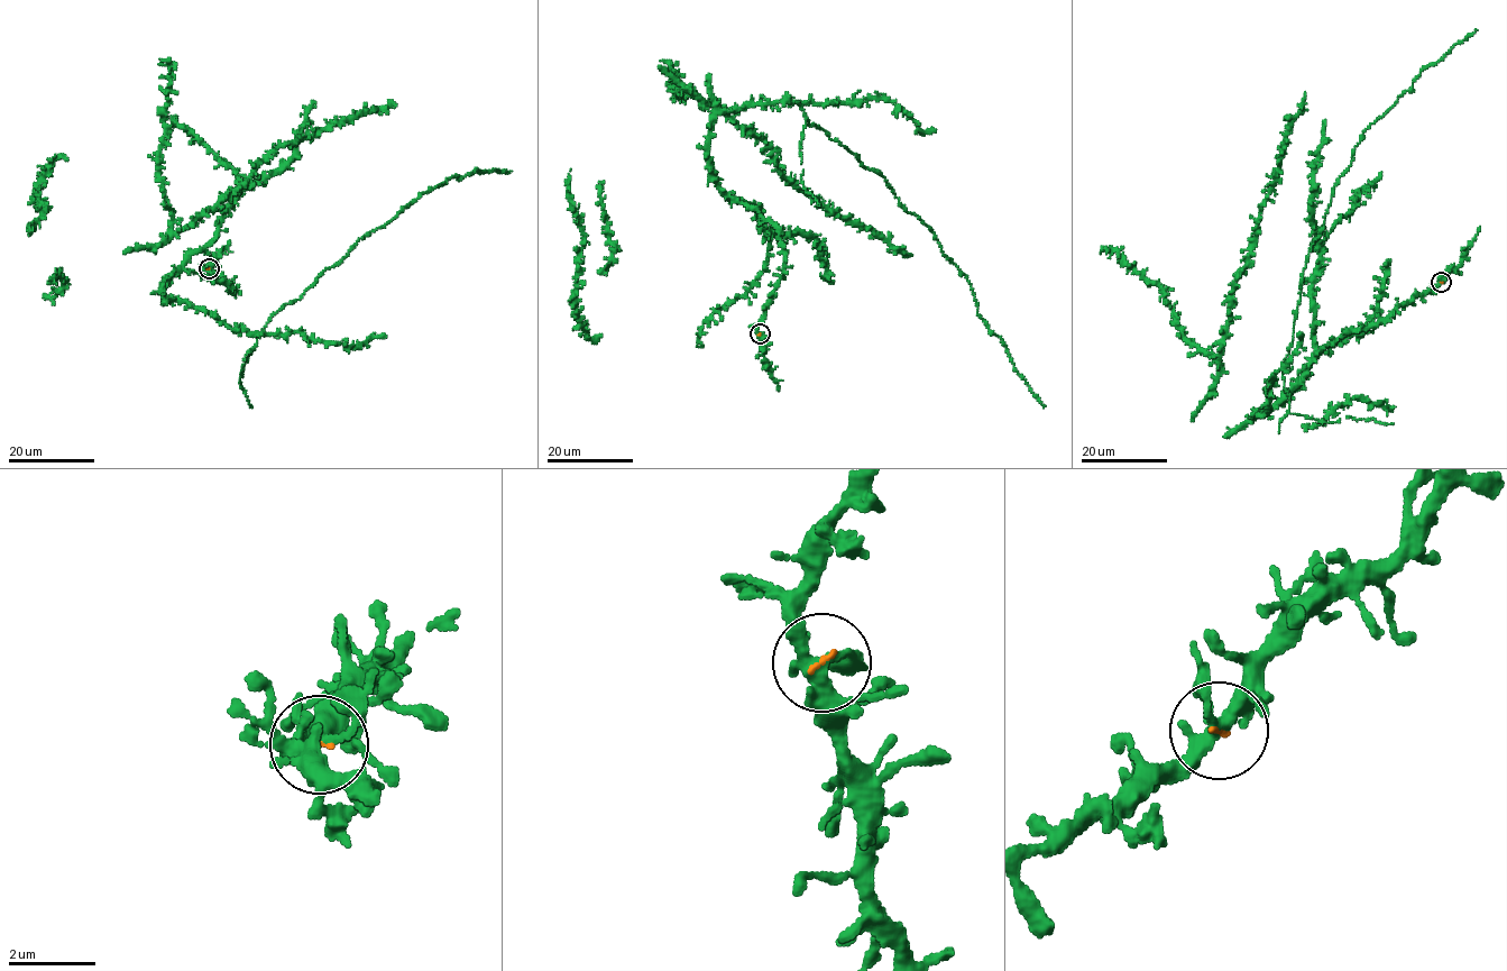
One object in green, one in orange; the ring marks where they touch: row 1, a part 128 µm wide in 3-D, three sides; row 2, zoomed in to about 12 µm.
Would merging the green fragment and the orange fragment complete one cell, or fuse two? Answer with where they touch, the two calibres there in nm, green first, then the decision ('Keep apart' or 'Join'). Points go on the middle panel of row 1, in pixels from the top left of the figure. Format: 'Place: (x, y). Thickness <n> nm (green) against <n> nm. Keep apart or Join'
Place: (760, 333). Thickness 300 nm (green) against 70 nm. Join

